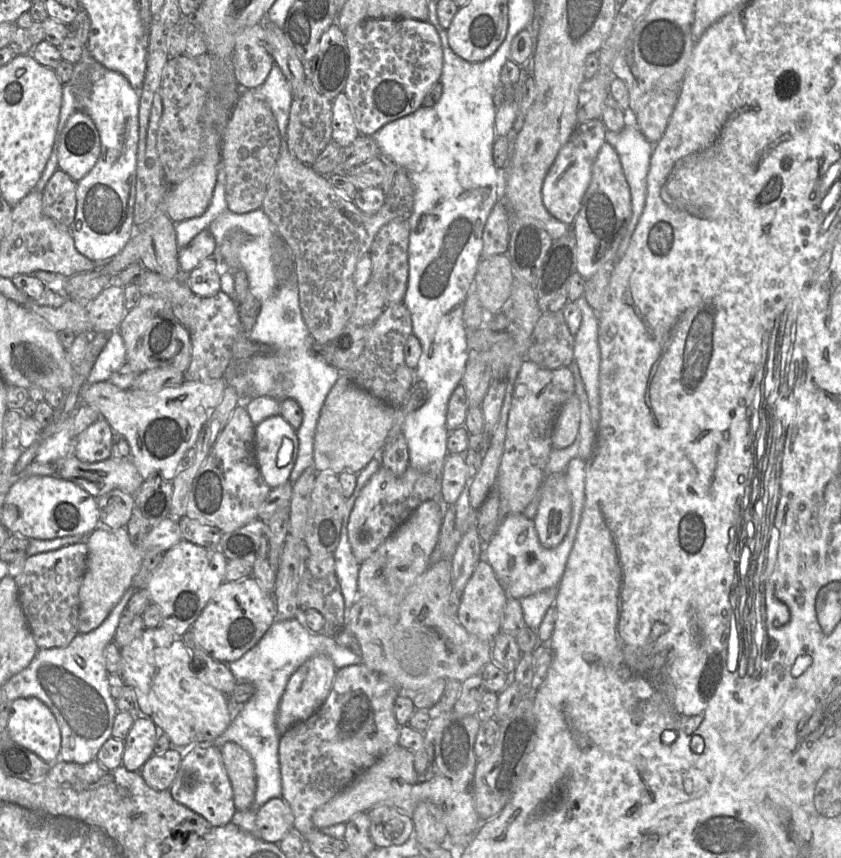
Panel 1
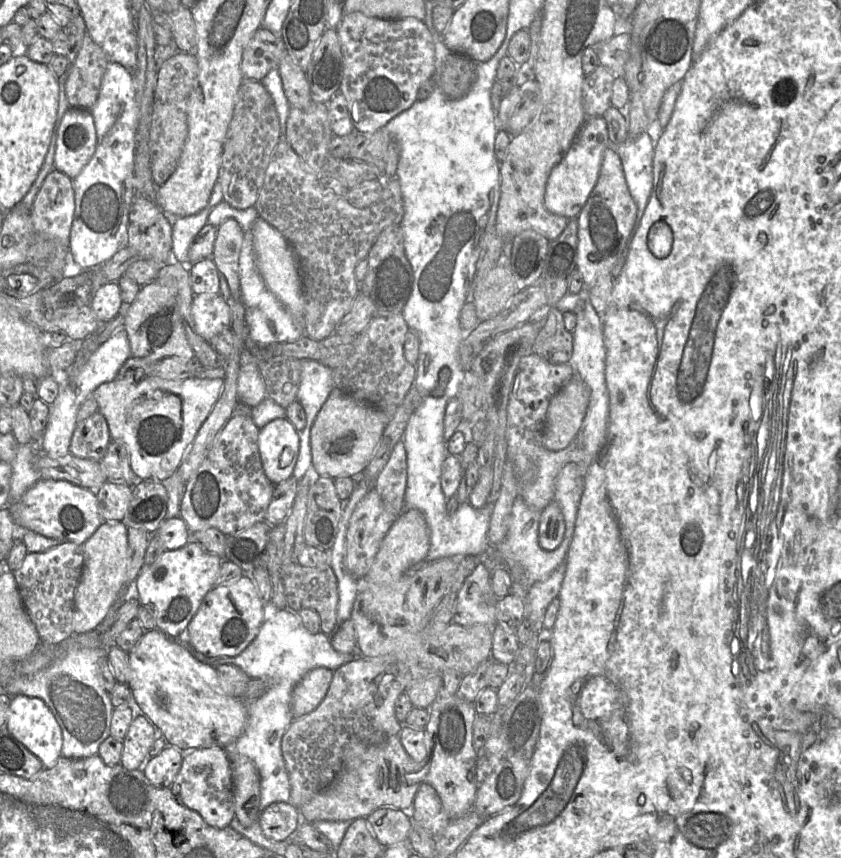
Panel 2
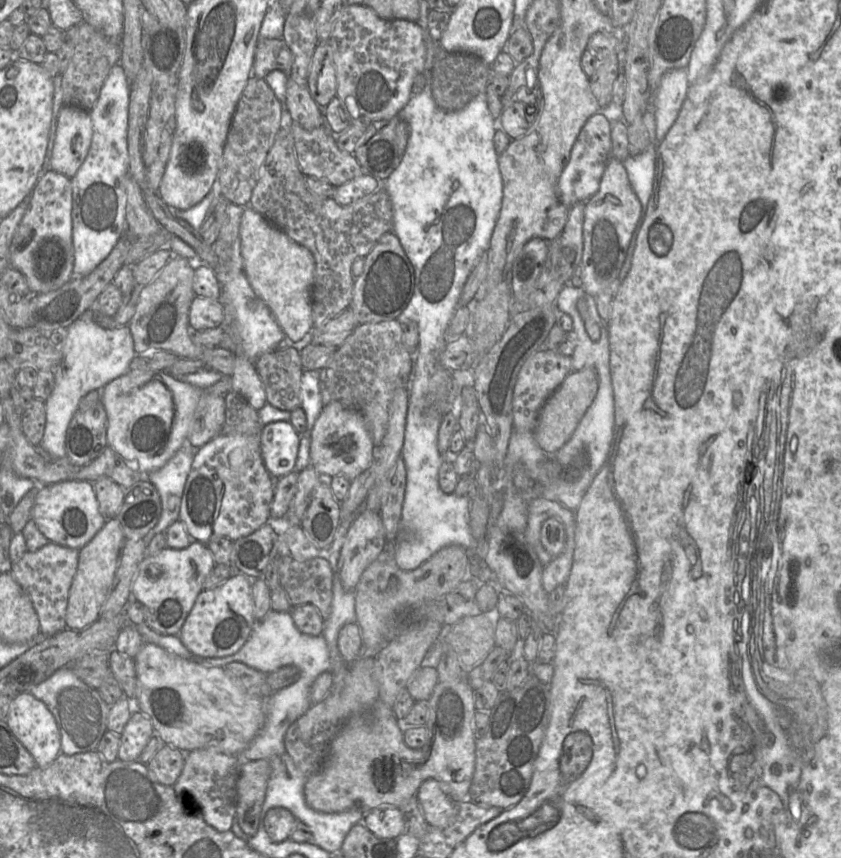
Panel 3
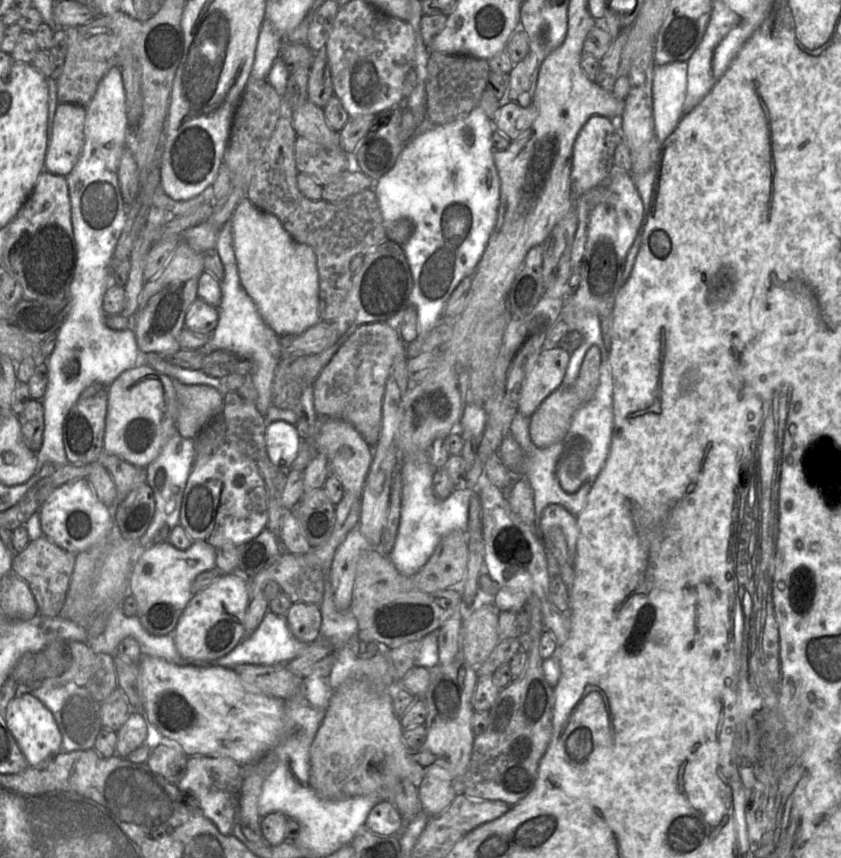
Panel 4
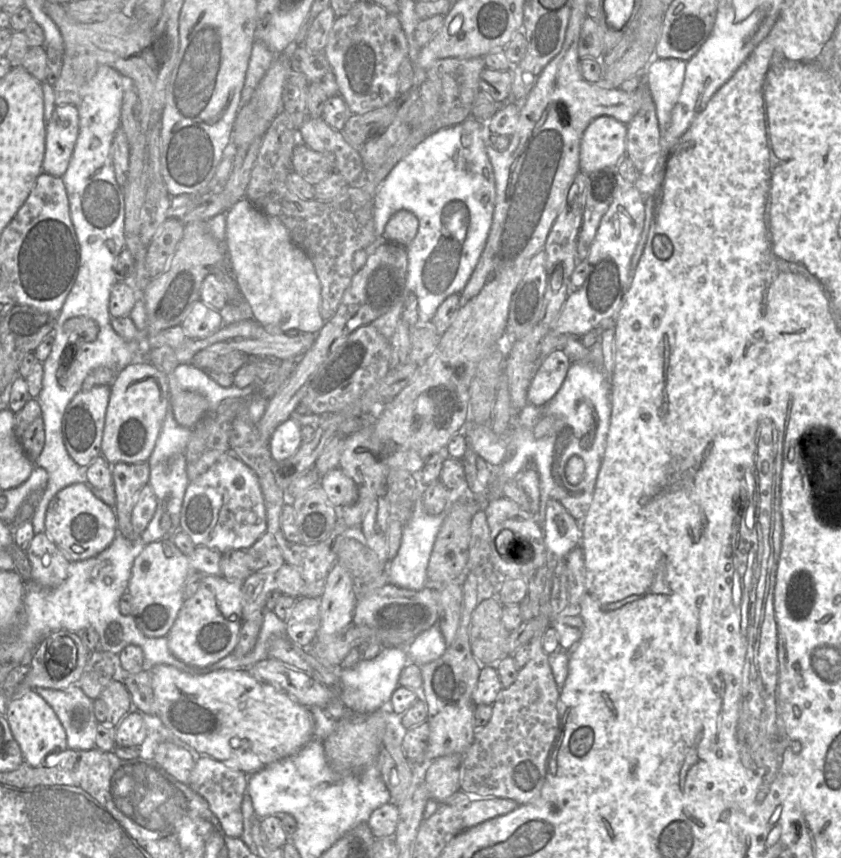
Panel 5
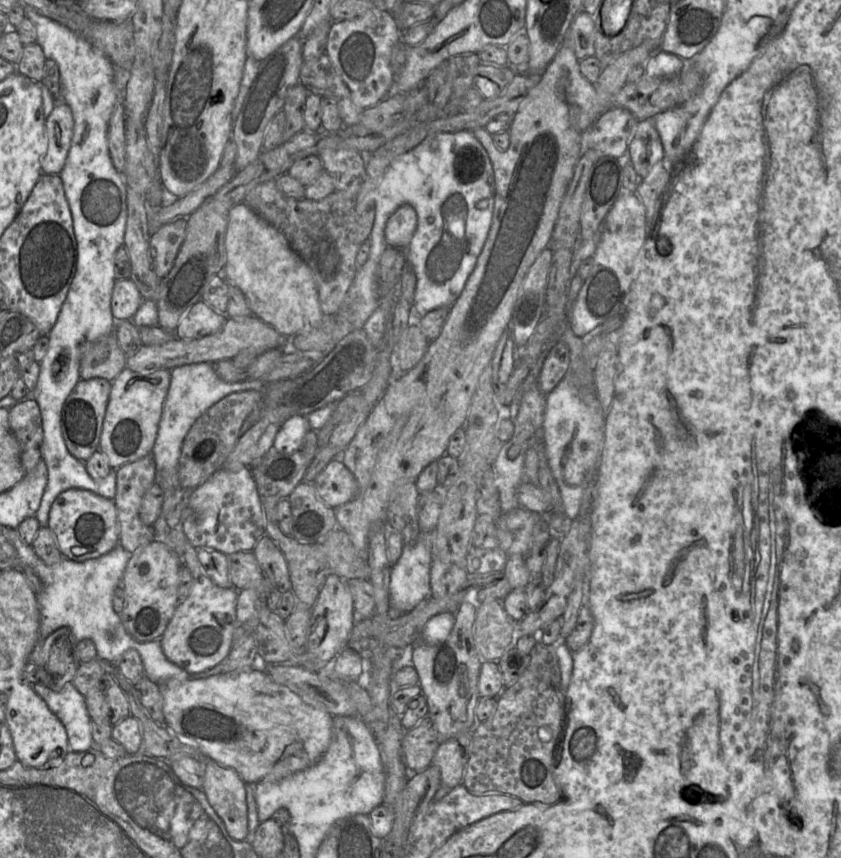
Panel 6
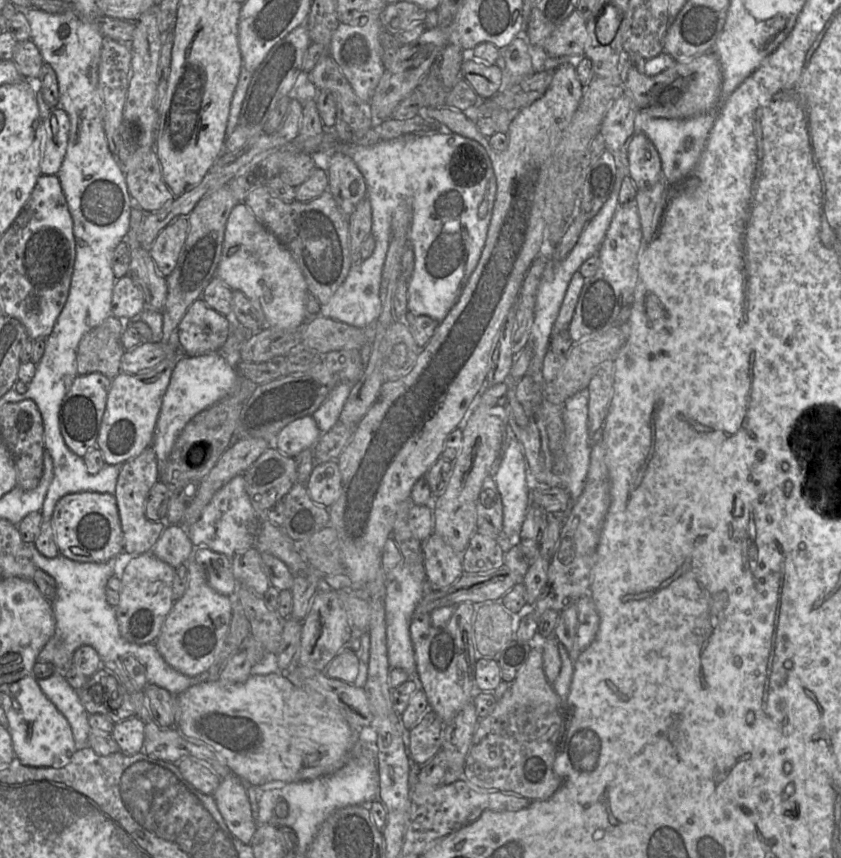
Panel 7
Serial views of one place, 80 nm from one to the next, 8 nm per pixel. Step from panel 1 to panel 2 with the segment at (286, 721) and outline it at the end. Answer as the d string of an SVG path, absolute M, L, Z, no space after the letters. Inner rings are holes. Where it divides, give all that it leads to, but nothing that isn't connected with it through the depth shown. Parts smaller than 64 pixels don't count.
M316 667L304 675L293 689L291 712L294 719L315 710L325 698L333 671L324 667Z

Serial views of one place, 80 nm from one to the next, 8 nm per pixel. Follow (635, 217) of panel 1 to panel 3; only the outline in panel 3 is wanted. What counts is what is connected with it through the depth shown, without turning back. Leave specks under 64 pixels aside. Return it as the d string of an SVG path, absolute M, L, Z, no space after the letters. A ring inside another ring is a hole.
M658 143L650 144L642 153L629 155L622 163L627 171L633 191L642 205L641 215L634 230L640 231L648 202L653 192L656 175Z

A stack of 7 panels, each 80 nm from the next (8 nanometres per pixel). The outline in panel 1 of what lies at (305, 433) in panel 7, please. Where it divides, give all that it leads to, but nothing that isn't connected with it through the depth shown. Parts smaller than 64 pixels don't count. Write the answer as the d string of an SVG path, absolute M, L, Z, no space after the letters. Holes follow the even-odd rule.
M281 415L265 419L255 426L255 452L271 489L288 482L298 456L296 430Z

